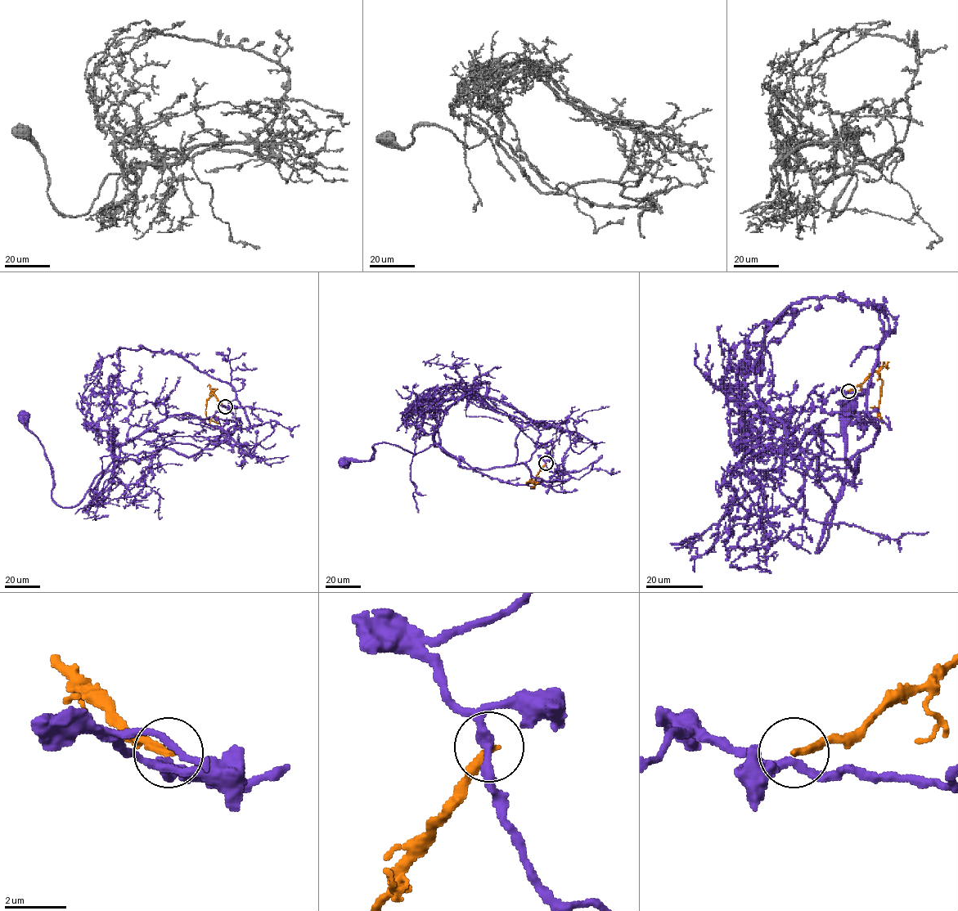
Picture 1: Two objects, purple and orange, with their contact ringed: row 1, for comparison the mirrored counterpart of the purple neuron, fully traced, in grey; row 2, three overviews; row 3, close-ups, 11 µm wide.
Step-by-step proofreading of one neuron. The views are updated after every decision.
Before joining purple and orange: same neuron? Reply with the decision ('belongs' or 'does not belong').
does not belong

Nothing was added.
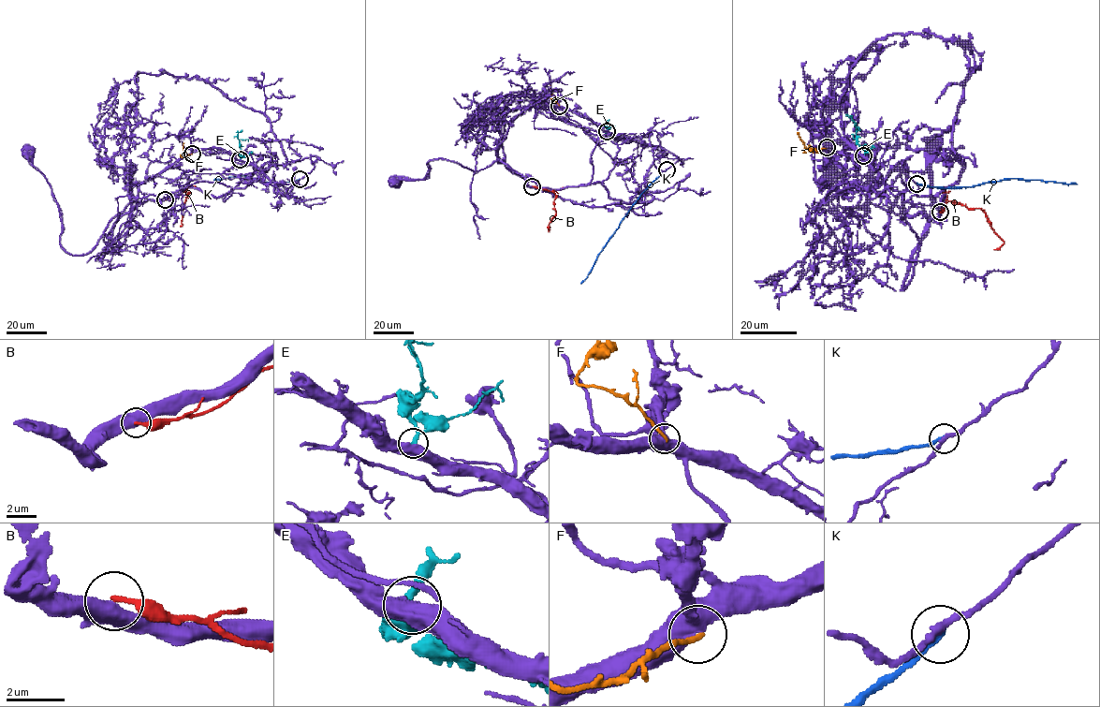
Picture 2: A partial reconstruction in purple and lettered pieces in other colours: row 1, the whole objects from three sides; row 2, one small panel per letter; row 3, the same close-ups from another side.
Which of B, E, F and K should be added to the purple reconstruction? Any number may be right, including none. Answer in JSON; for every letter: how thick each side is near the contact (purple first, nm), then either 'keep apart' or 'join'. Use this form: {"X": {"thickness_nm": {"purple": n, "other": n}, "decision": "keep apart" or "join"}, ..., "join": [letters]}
{"B": {"thickness_nm": {"purple": 550, "other": 240}, "decision": "keep apart"}, "E": {"thickness_nm": {"purple": 550, "other": 170}, "decision": "keep apart"}, "F": {"thickness_nm": {"purple": 550, "other": 170}, "decision": "keep apart"}, "K": {"thickness_nm": {"purple": 240, "other": 240}, "decision": "keep apart"}, "join": []}

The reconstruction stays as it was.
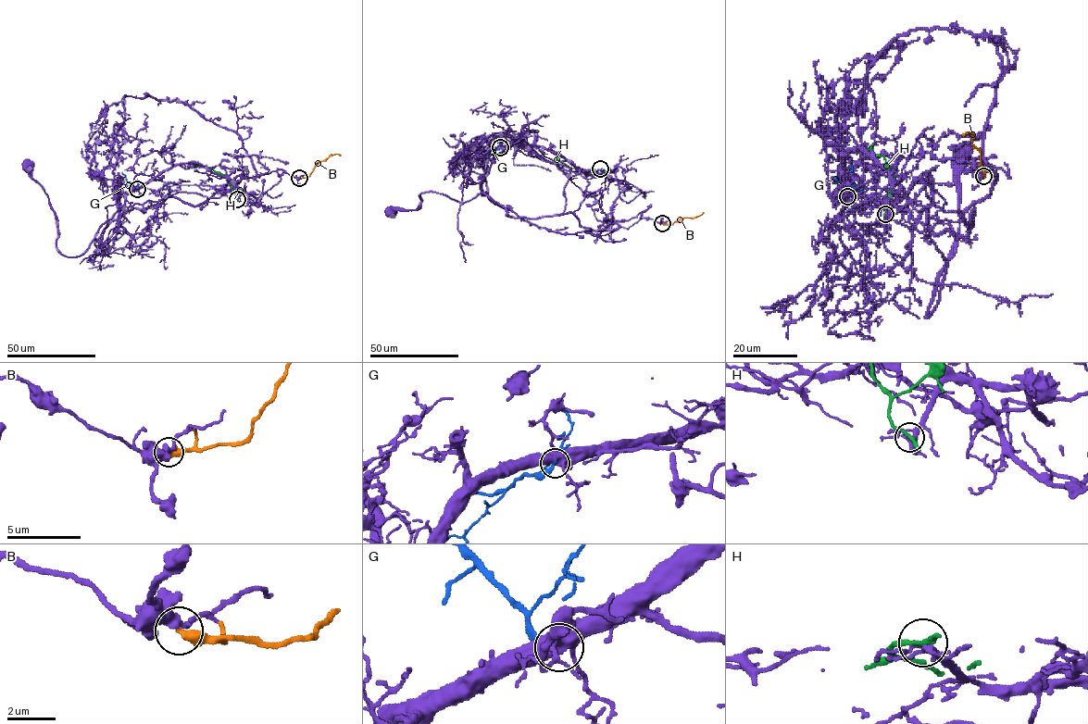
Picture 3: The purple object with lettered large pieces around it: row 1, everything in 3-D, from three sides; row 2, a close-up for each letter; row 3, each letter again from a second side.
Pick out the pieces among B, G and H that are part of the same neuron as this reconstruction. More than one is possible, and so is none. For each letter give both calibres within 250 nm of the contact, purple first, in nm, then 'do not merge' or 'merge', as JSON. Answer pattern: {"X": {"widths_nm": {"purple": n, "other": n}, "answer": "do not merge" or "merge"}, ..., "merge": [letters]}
{"B": {"widths_nm": {"purple": 400, "other": 280}, "answer": "do not merge"}, "G": {"widths_nm": {"purple": 500, "other": 280}, "answer": "do not merge"}, "H": {"widths_nm": {"purple": 240, "other": 320}, "answer": "do not merge"}, "merge": []}

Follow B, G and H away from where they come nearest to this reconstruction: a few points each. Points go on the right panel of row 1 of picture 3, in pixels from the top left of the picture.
B: (983, 176), (981, 153), (971, 143), (973, 135), (969, 132), (962, 135)
G: (846, 195), (854, 182), (850, 164)
H: (885, 213), (894, 171), (881, 156), (866, 152)

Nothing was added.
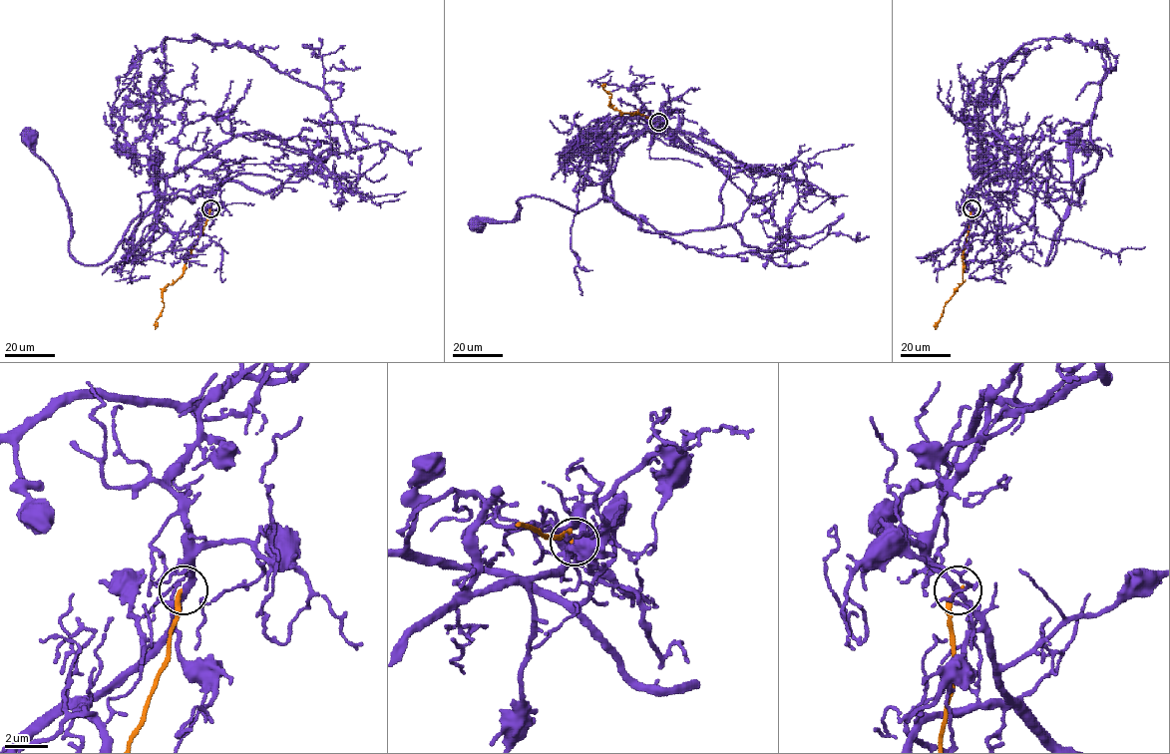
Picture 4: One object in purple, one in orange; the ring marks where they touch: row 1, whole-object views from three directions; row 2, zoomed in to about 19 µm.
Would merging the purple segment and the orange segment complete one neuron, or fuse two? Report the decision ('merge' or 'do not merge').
do not merge

